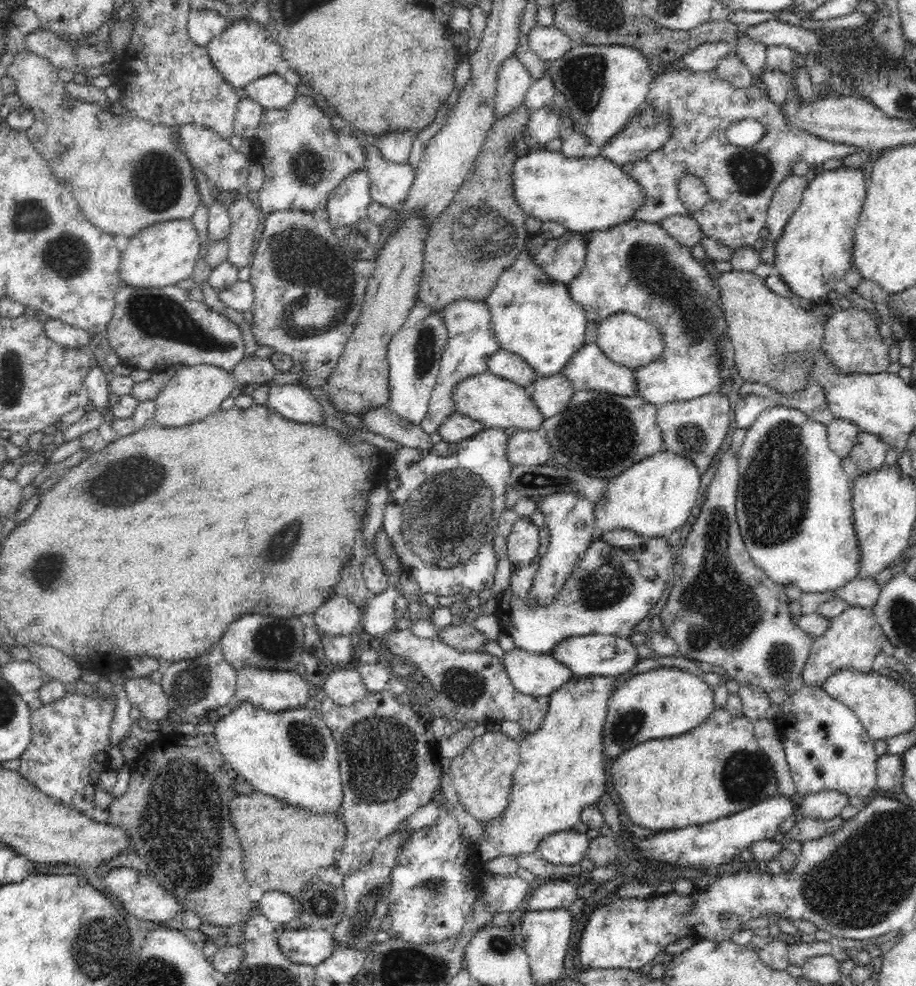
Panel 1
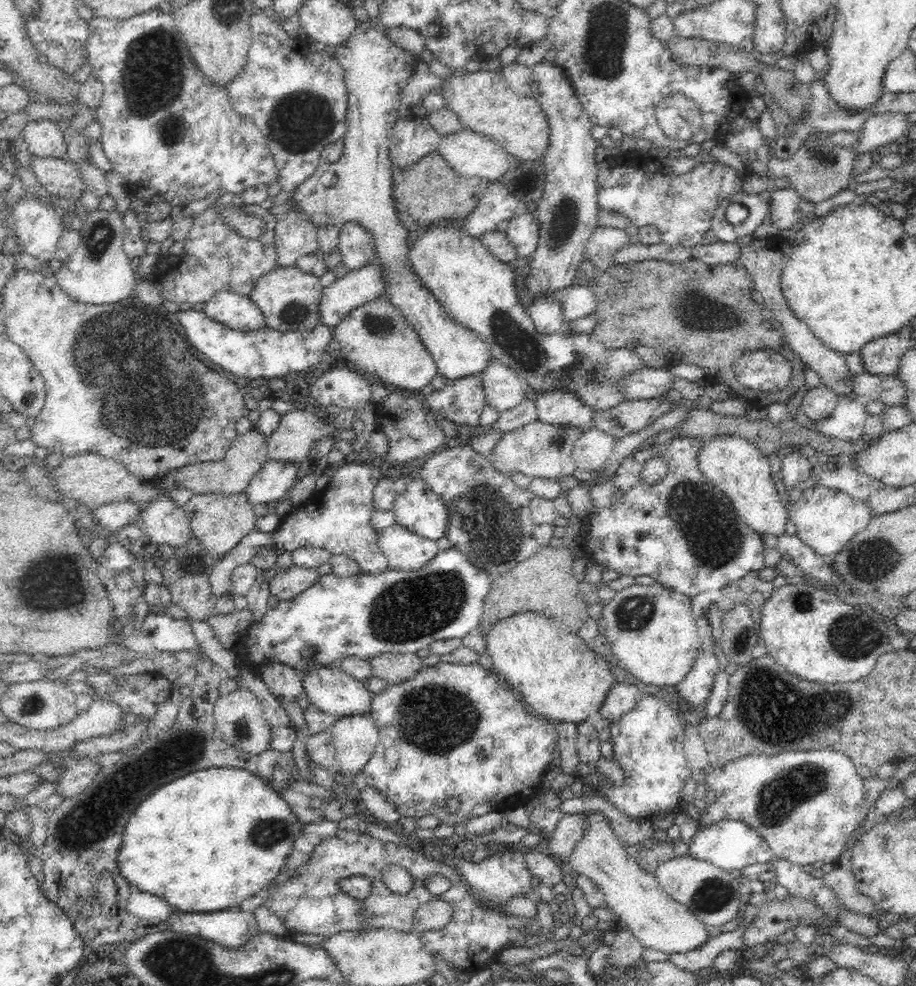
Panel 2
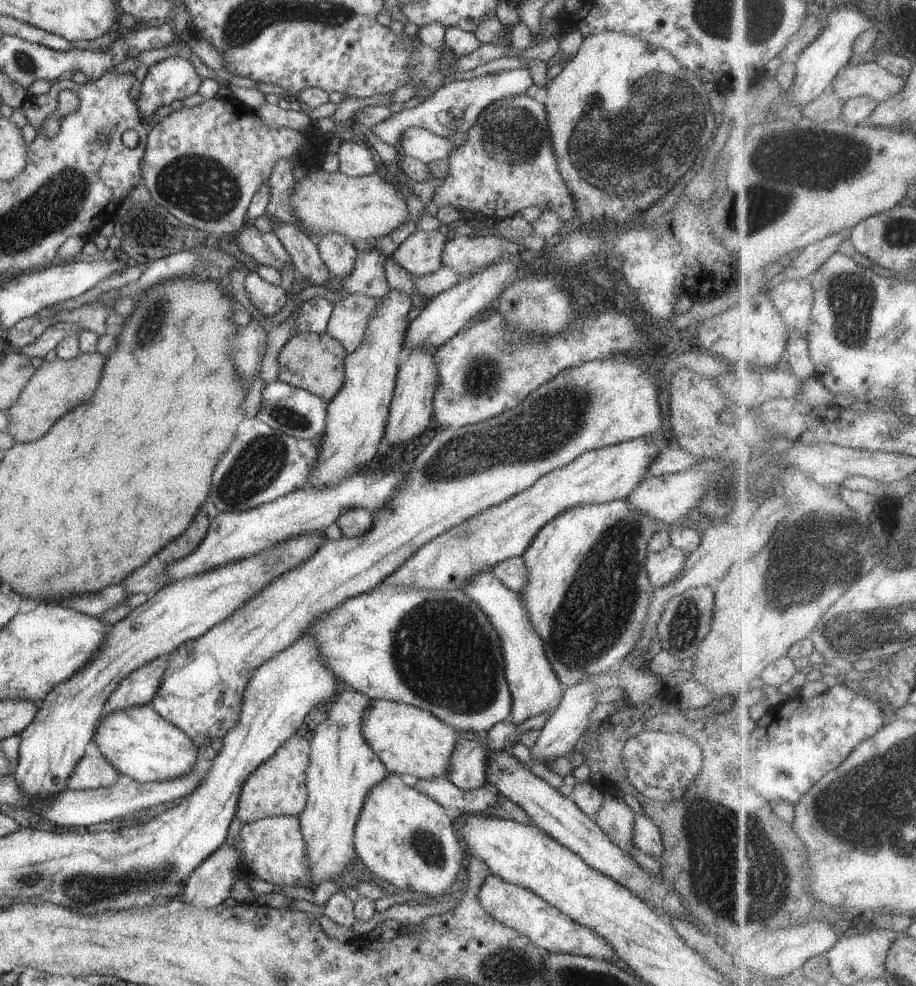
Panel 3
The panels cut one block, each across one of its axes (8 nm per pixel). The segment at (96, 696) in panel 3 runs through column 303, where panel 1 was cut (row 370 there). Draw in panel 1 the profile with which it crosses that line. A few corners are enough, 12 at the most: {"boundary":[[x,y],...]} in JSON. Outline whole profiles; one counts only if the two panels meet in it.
{"boundary":[[524,249],[485,302],[538,377],[585,345],[585,310]]}

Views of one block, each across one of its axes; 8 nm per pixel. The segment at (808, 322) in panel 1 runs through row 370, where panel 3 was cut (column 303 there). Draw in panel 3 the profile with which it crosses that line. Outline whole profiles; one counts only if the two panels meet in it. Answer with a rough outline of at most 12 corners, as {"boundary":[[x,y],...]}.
{"boundary":[[290,737],[250,773],[235,817],[299,816],[311,744]]}

